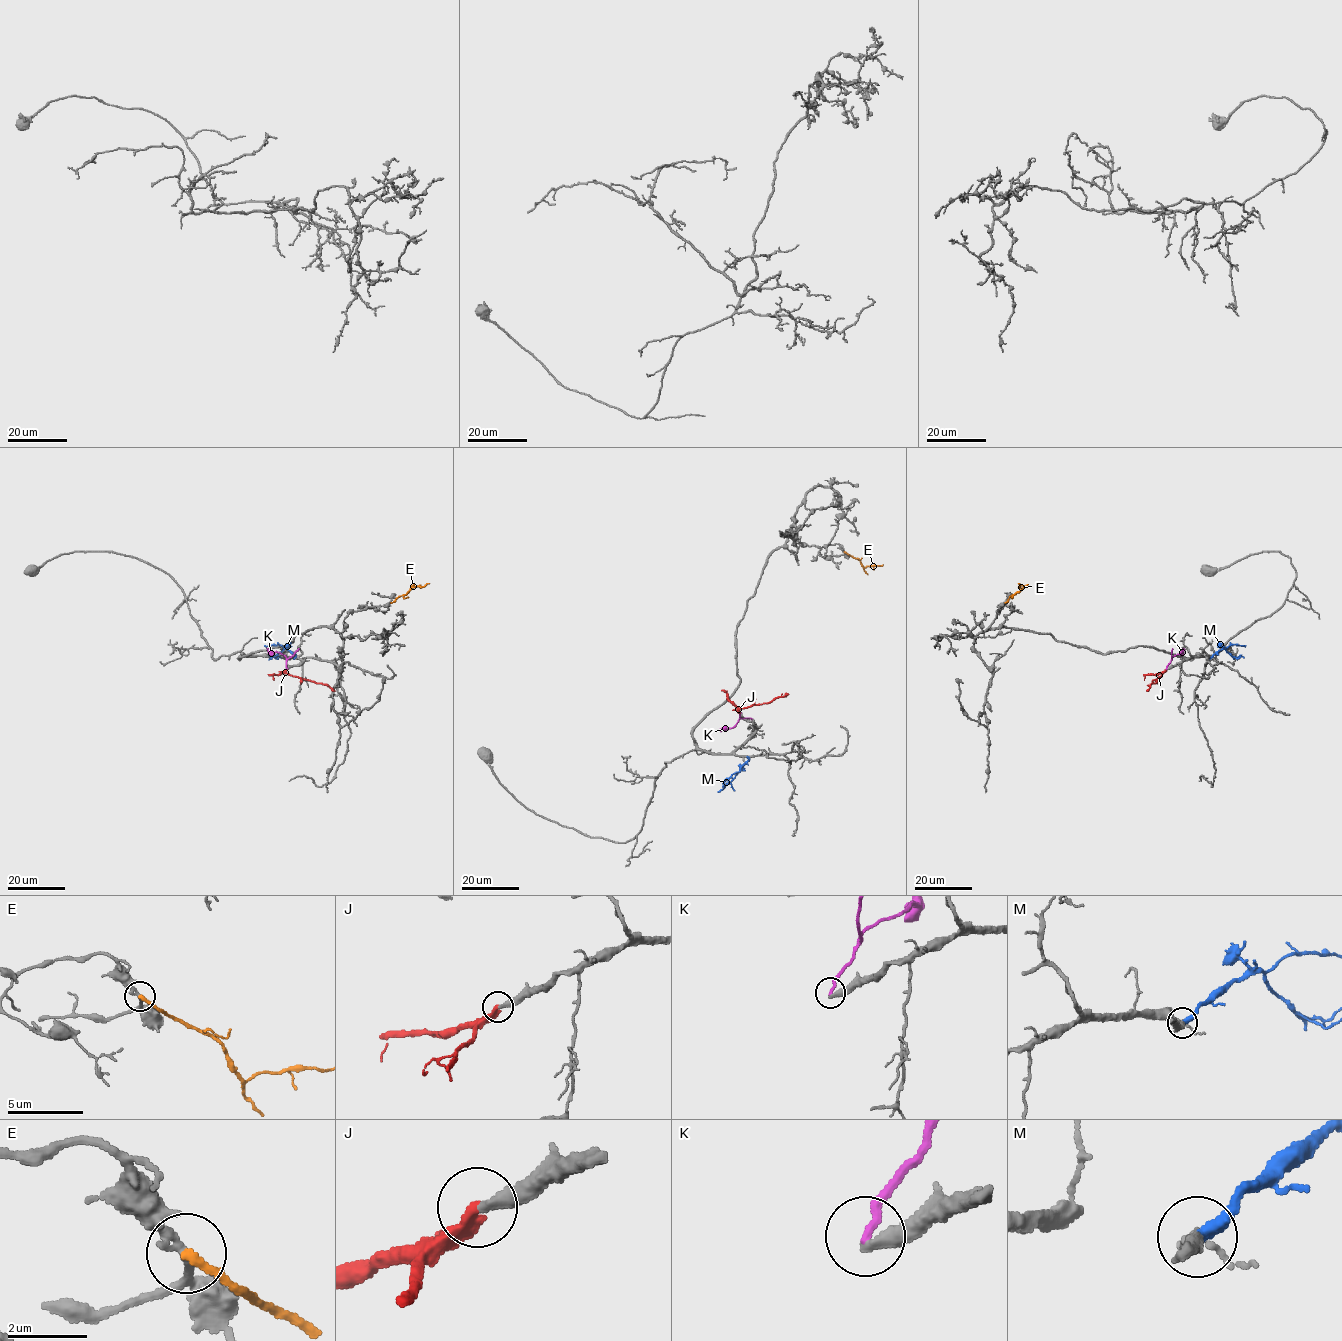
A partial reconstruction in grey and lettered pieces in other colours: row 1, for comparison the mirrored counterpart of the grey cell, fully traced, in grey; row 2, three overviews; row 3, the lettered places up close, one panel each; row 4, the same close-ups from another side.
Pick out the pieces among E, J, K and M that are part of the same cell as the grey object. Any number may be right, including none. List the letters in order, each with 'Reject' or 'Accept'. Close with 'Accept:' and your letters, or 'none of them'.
E: Reject
J: Accept
K: Reject
M: Reject
Accept: J

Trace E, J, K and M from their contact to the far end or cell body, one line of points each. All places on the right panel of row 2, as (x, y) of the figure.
E: (1005, 602), (1021, 589), (1018, 583)
J: (1166, 669), (1148, 691)
K: (1166, 668), (1171, 658), (1183, 652), (1182, 648)
M: (1210, 657), (1231, 644), (1245, 645)

